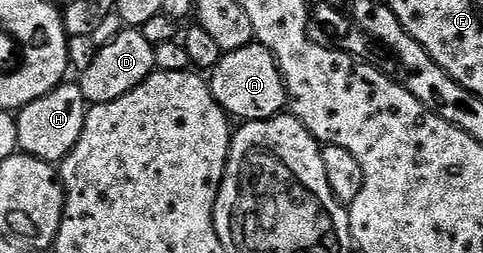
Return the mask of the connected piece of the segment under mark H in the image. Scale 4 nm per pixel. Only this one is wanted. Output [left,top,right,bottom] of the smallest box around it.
[16,81,89,164]

